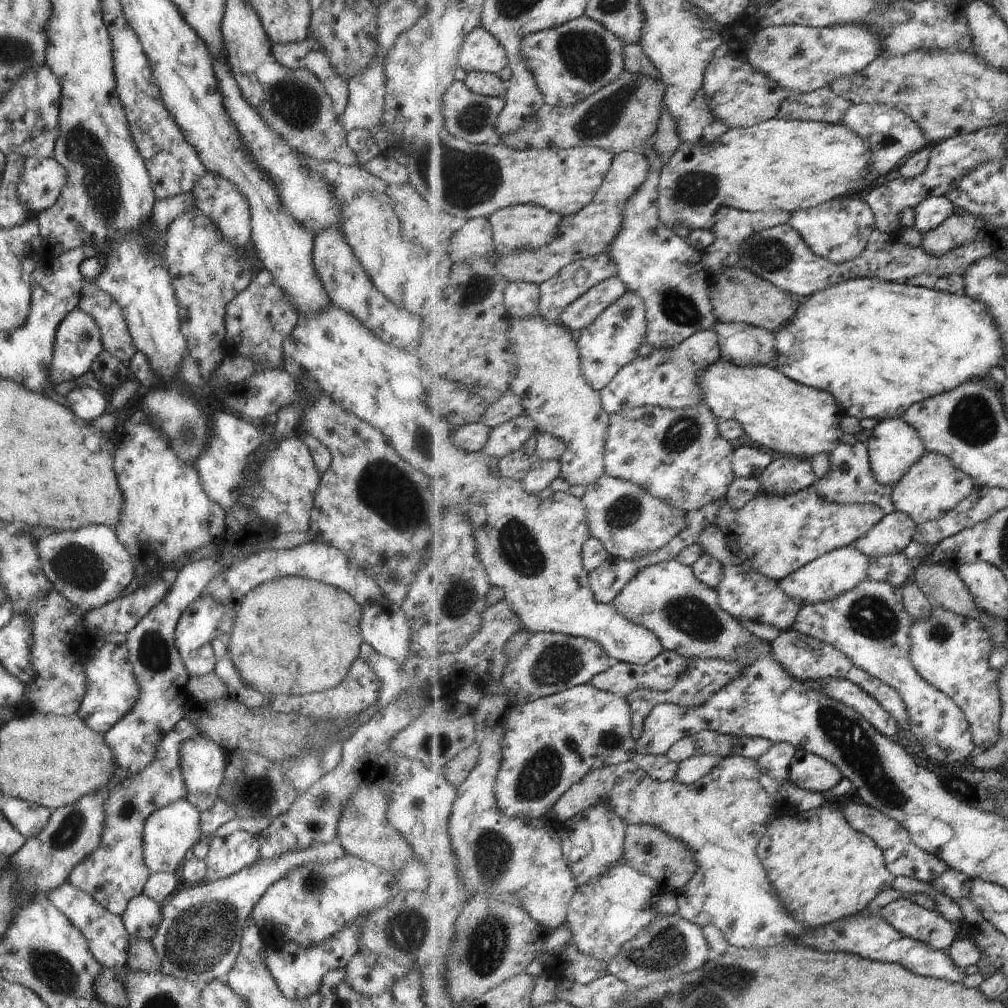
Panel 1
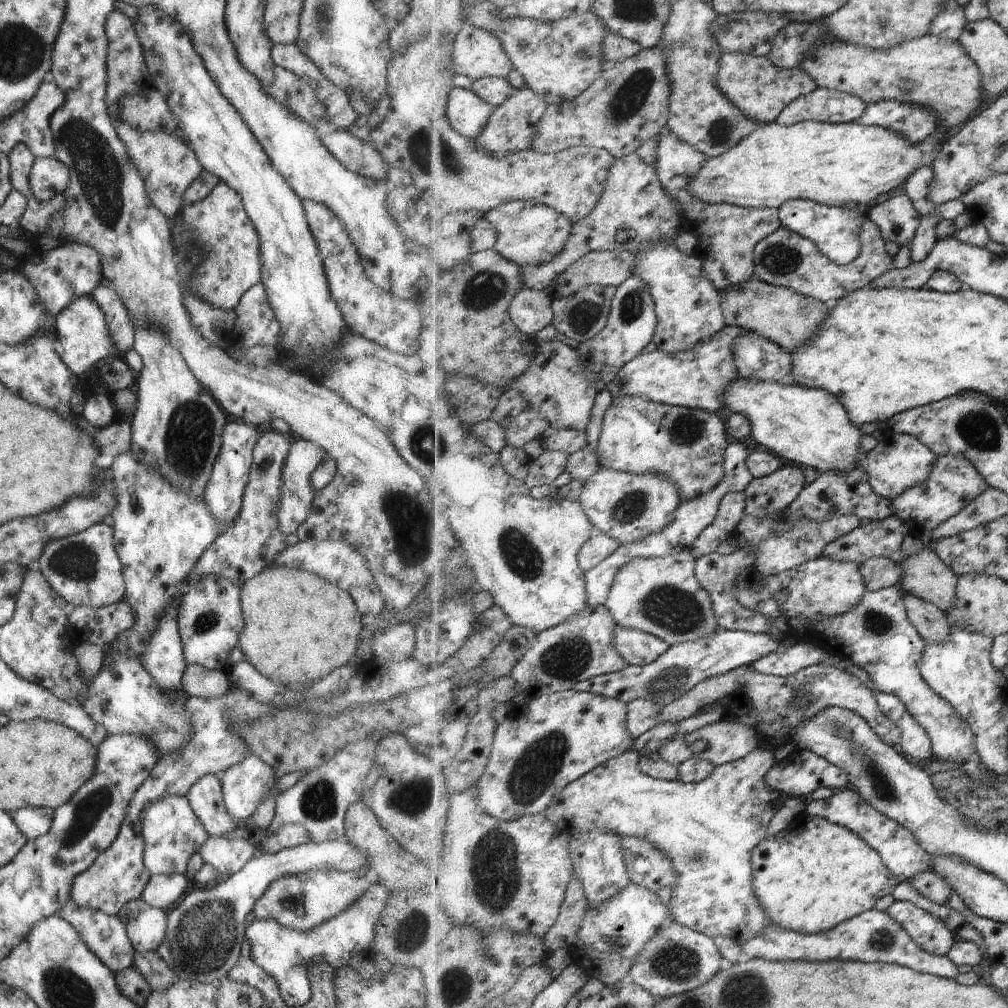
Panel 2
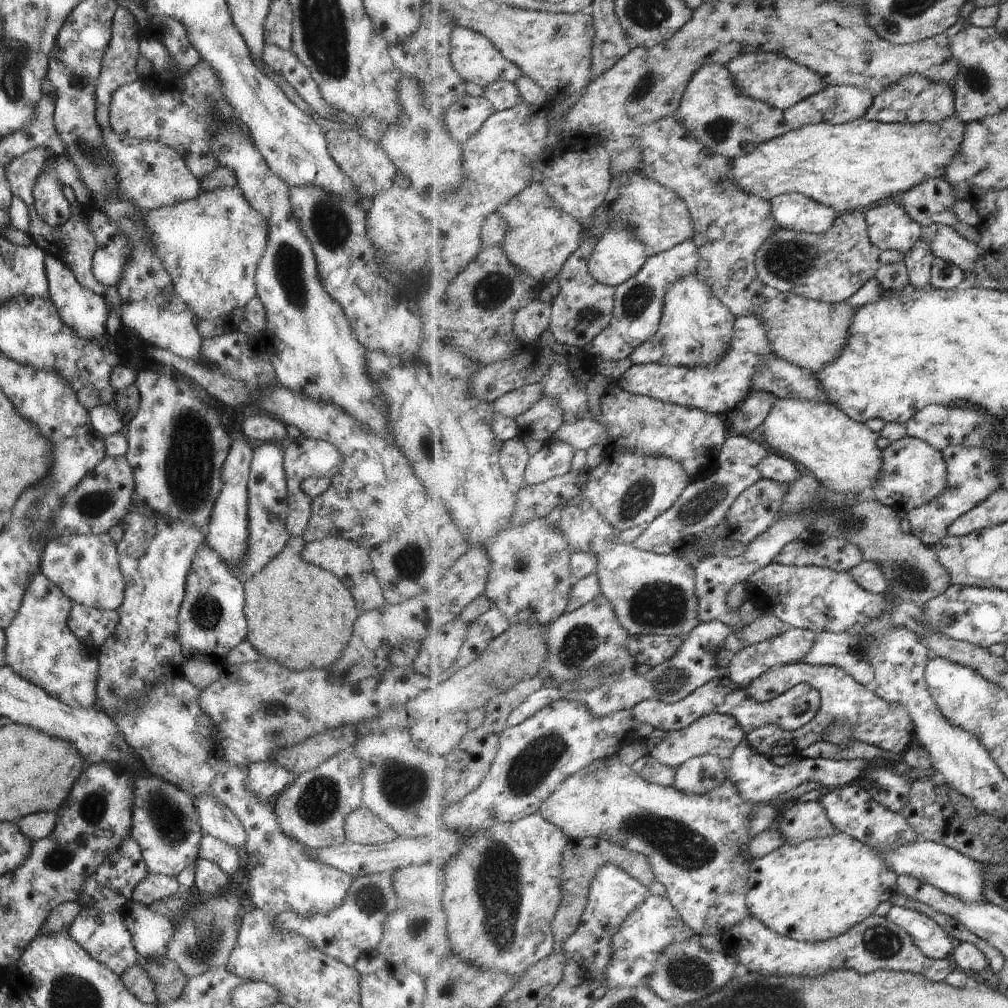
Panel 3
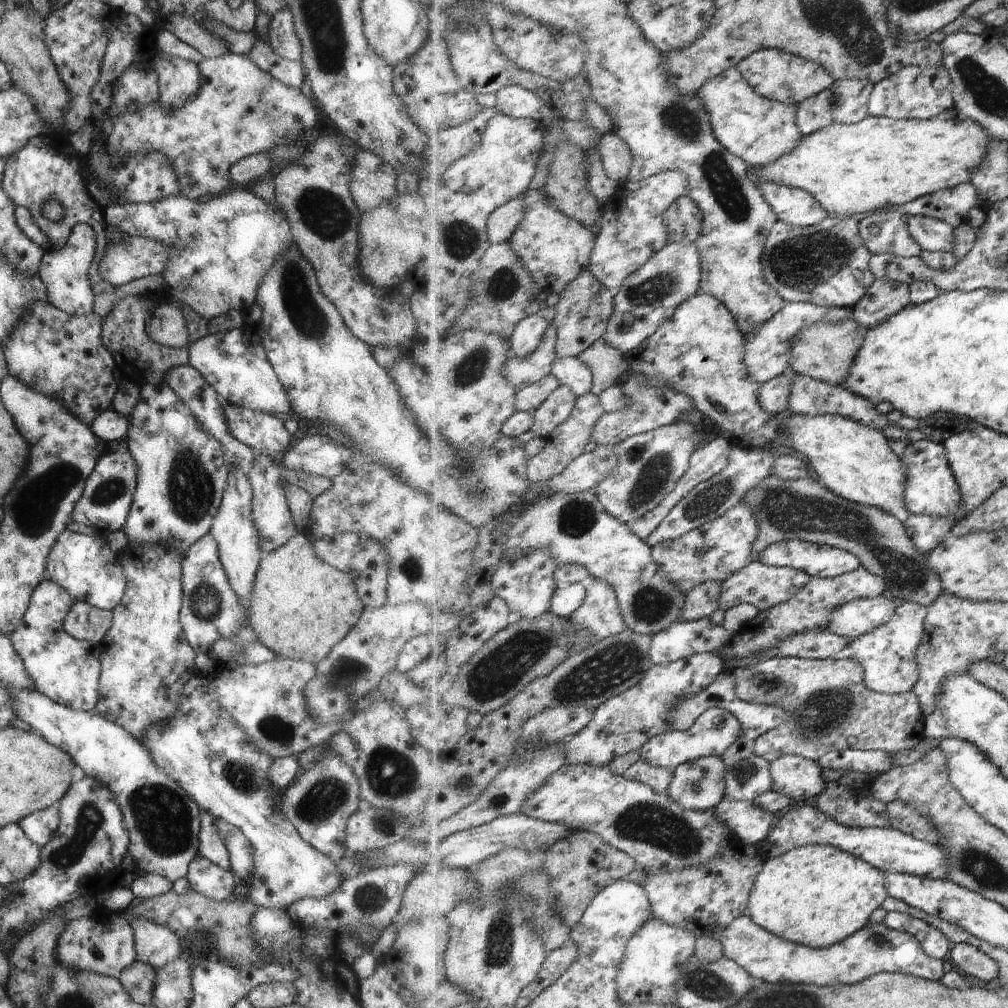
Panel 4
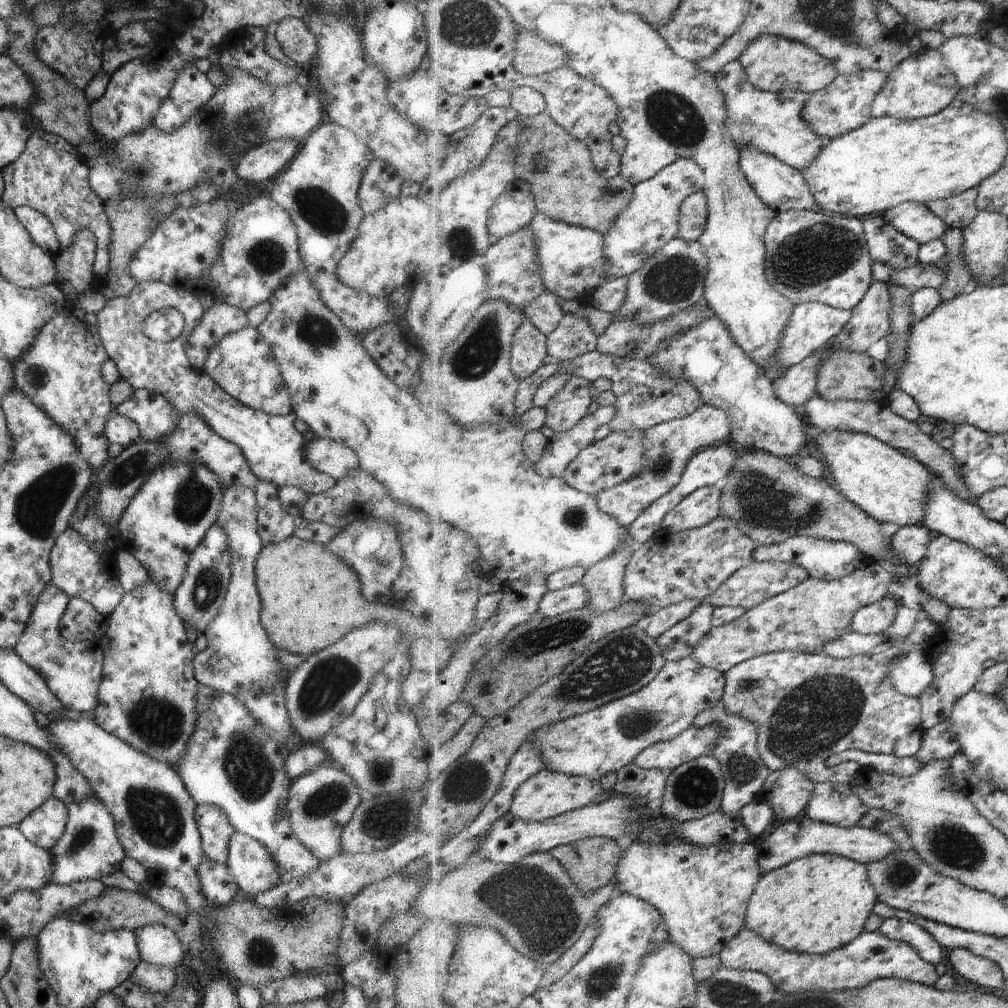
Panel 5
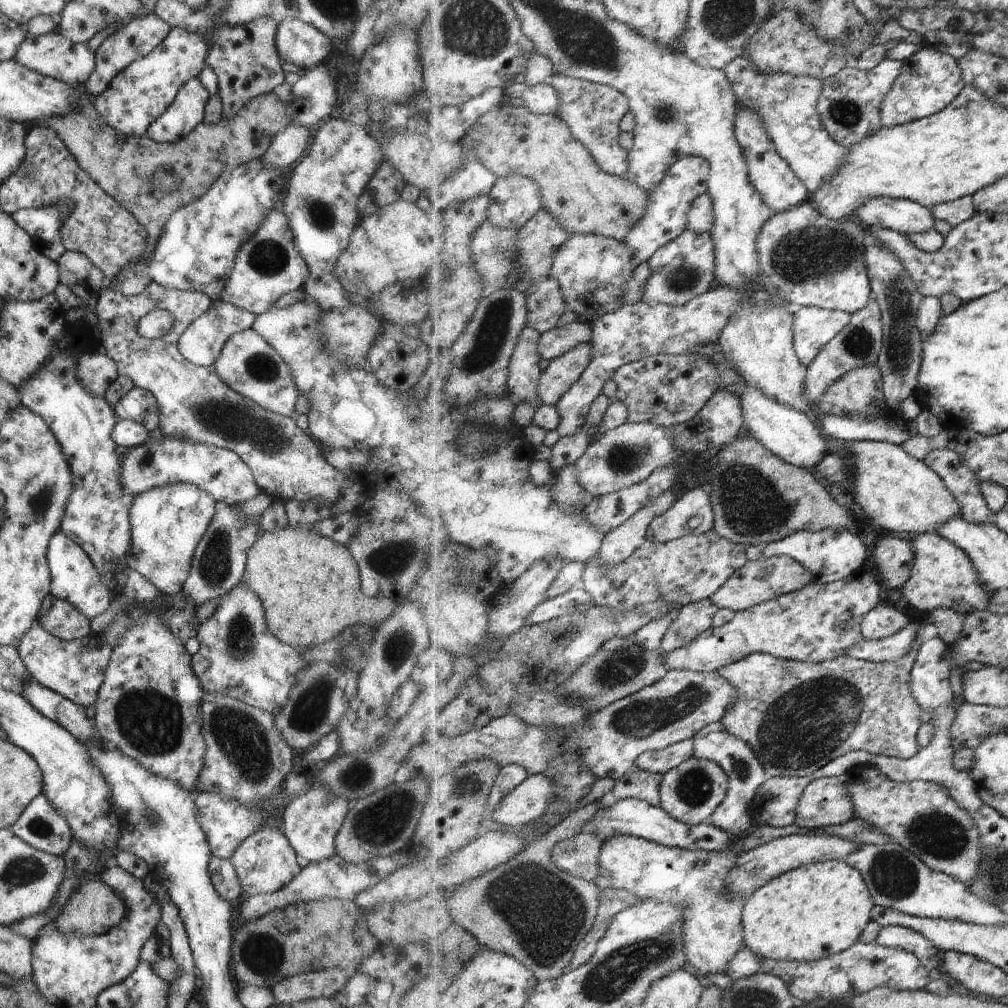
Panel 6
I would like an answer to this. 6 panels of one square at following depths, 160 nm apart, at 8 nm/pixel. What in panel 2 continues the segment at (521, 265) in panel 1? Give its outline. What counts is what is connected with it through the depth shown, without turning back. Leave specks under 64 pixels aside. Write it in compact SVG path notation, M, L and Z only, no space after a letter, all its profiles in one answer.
M637 153L616 159L605 182L604 194L593 212L572 226L572 235L565 245L564 251L558 254L550 263L521 267L525 286L530 289L544 291L554 283L572 264L593 251L629 251L636 255L661 243L671 243L677 240L681 233L687 230L687 219L683 214L681 203L672 195L668 195L655 168L647 164Z

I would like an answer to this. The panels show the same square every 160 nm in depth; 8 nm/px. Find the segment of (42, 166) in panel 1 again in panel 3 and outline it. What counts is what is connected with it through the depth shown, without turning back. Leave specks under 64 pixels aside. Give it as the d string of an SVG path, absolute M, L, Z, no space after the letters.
M63 153L44 165L32 190L34 209L50 227L63 224L70 215L70 206L62 193L65 185L79 188L81 179L75 163Z

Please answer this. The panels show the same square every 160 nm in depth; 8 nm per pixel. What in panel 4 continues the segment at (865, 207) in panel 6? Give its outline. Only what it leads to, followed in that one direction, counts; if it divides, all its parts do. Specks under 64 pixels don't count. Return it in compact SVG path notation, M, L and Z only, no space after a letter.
M903 214L910 235L923 251L954 252L956 238L953 225L933 217Z

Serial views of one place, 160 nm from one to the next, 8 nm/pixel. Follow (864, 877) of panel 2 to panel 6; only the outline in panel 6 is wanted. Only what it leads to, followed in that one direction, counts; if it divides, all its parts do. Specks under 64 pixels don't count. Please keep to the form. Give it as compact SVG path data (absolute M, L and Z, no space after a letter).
M826 861L810 863L797 868L796 870L787 872L785 875L779 876L776 880L771 880L769 884L765 884L762 888L759 888L753 896L745 901L744 908L744 932L745 939L744 943L747 944L749 949L753 952L757 952L759 956L768 957L774 960L785 960L785 961L819 961L829 956L844 952L849 948L852 948L858 941L860 941L861 934L865 931L865 928L872 923L872 911L874 908L874 900L872 894L864 880L863 874L853 868L852 865L846 864L844 861Z

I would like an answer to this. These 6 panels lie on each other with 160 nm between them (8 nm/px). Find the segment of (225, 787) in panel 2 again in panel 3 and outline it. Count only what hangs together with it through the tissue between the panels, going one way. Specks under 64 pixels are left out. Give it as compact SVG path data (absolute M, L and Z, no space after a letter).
M275 758L248 765L246 787L258 799L272 801L290 782L293 774Z

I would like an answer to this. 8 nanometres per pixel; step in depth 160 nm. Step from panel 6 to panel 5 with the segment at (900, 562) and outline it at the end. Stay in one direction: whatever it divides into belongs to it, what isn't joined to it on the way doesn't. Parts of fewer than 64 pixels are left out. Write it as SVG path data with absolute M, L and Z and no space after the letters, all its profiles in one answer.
M924 524L900 527L891 538L892 548L905 567L913 567L925 558L934 534Z

